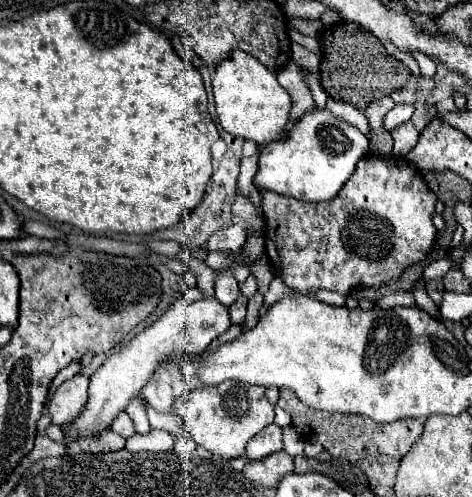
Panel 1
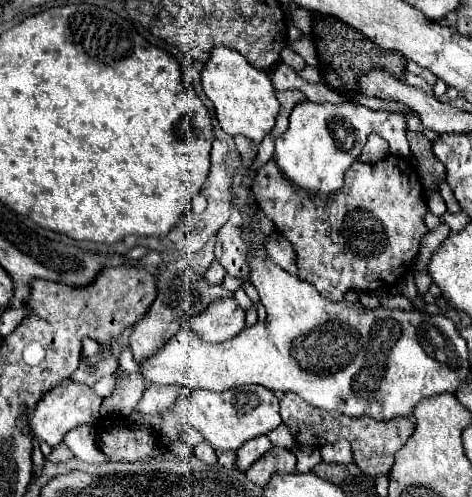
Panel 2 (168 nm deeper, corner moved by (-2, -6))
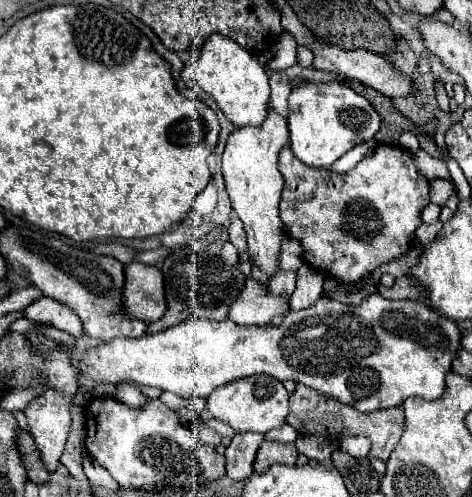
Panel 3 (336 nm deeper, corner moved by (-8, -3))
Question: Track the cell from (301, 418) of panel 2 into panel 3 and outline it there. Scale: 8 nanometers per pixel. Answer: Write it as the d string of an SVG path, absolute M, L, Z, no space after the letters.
M296 384L296 390L290 394L290 414L286 418L286 422L290 426L296 428L296 432L300 436L312 436L312 434L320 434L332 440L340 440L344 436L366 436L372 442L370 448L370 456L372 458L380 458L380 460L388 460L390 452L396 448L402 430L404 430L404 412L402 408L388 408L388 410L376 410L370 414L362 414L358 410L354 410L352 406L344 406L334 398L328 398L324 394L318 394L302 384Z

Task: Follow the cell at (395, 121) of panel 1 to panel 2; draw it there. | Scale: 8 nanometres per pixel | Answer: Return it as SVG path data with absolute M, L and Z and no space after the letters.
M302 101L290 111L288 129L276 139L276 163L298 187L330 193L342 187L346 169L358 159L370 133L380 133L389 142L390 153L410 157L406 139L406 117L402 113L372 111L358 103L312 103Z

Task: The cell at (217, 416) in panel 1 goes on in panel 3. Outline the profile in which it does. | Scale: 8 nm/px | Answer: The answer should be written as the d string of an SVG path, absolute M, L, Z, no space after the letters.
M250 376L214 390L206 400L206 412L224 424L230 424L236 432L266 434L268 430L280 428L286 422L288 392L280 380L270 376Z

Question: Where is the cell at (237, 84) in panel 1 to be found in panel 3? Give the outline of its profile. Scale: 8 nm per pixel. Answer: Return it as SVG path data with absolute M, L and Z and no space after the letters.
M212 34L206 40L198 56L186 66L184 78L194 80L204 92L208 92L234 126L260 126L268 114L270 84L264 66L244 48L220 34Z

